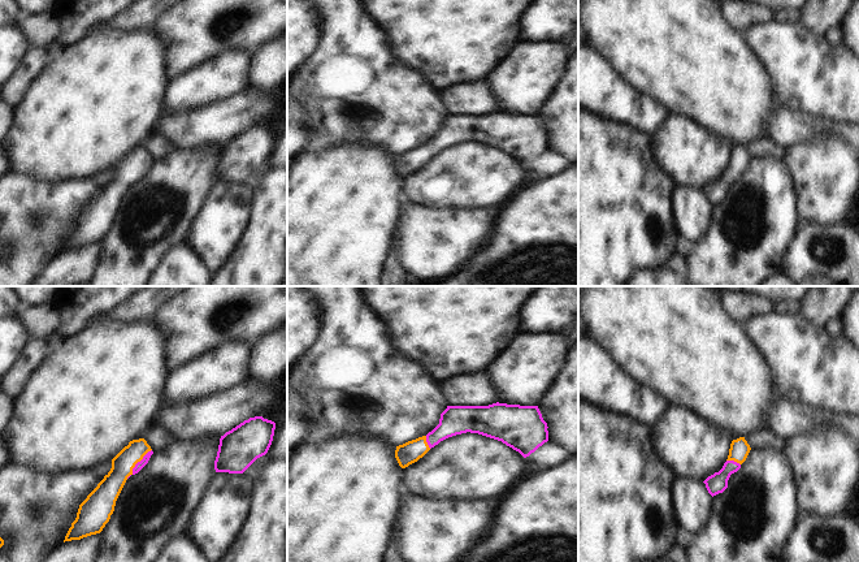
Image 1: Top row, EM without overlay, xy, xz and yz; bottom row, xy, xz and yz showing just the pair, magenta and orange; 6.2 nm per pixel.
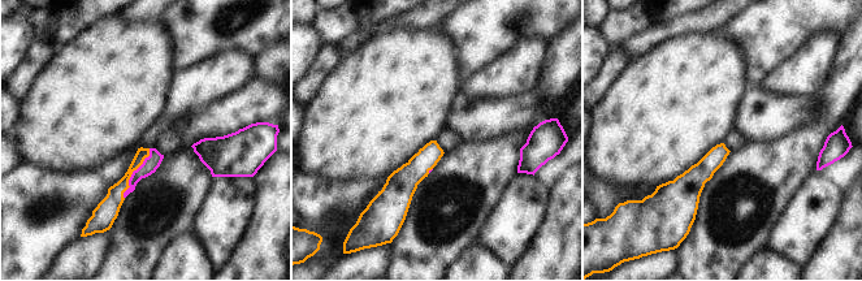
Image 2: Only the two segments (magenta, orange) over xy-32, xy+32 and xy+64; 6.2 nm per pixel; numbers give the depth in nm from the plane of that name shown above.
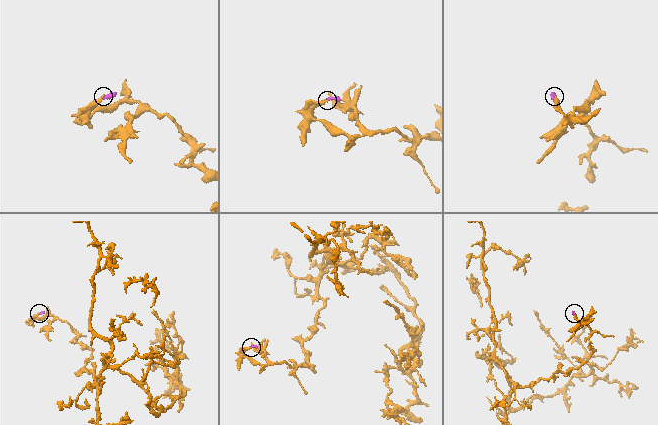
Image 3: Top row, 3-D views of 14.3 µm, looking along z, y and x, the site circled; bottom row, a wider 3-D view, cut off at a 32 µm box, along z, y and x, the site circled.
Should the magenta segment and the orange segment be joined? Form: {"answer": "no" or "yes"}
{"answer": "yes"}

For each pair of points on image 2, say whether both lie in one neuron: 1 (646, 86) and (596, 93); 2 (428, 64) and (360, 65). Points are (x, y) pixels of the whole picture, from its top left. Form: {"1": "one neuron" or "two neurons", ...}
{"1": "two neurons", "2": "one neuron"}

